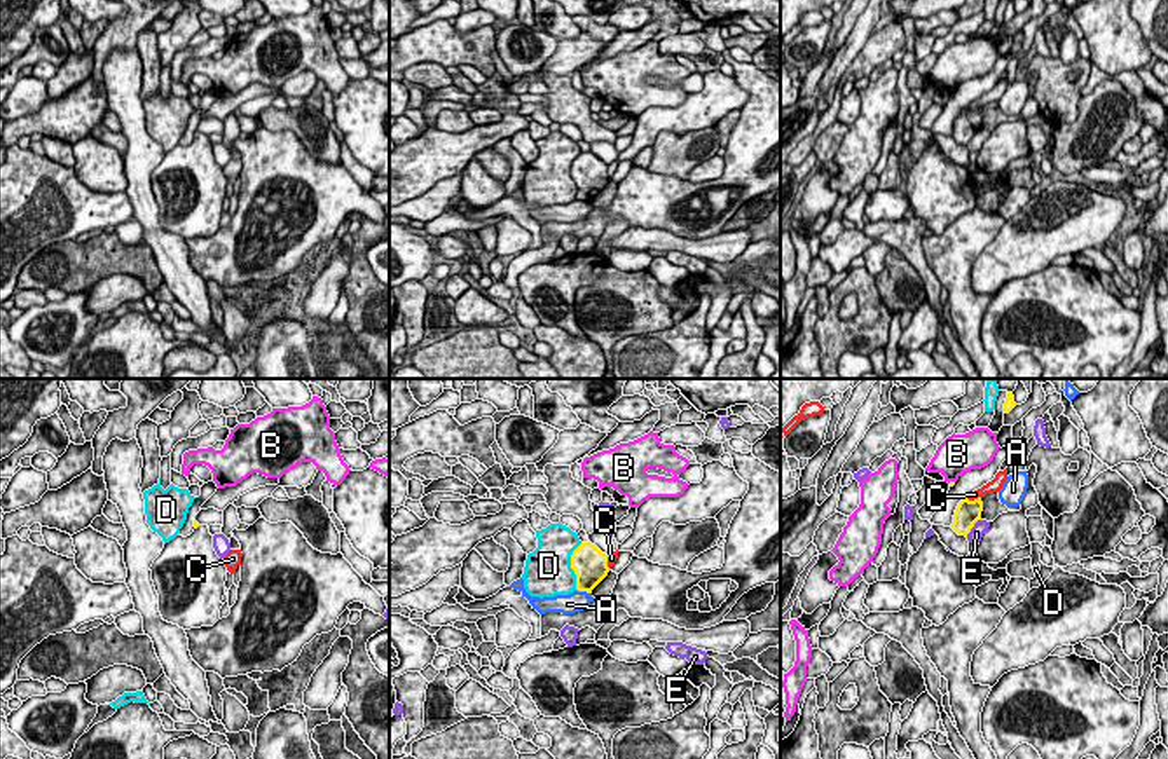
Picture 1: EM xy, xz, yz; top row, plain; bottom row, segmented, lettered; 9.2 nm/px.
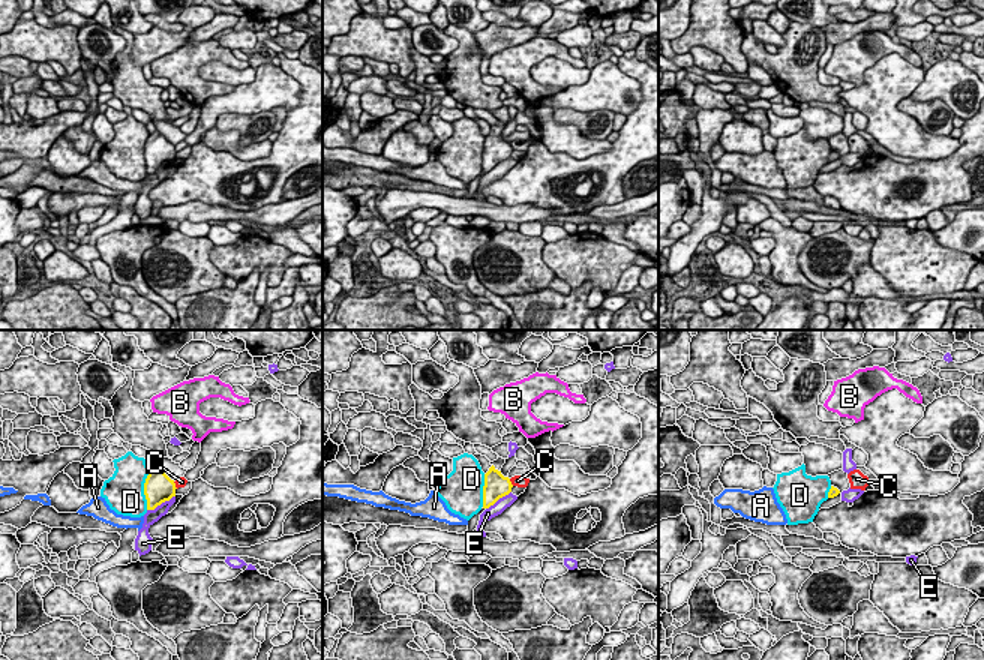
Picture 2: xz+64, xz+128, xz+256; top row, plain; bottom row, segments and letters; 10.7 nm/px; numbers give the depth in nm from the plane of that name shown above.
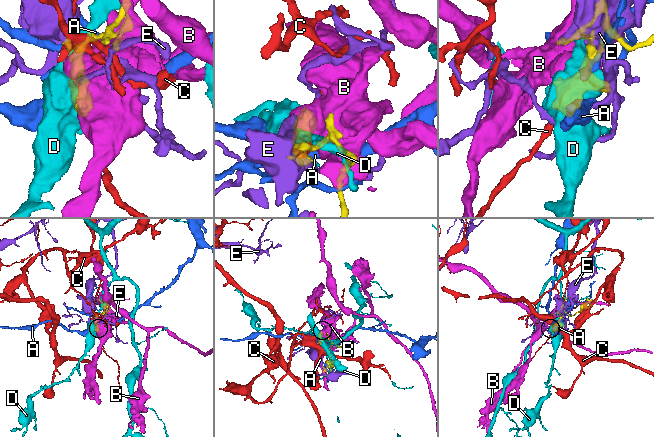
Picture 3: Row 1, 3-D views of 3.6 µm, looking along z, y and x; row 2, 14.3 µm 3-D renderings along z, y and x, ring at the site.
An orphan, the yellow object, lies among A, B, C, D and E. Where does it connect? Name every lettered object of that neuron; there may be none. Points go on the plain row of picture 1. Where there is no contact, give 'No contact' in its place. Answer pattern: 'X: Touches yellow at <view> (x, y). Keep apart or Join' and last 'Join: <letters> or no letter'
A: Touches yellow at xz (584, 199). Keep apart
B: Touches yellow at yz (950, 91). Keep apart
C: Touches yellow at yz (975, 109). Keep apart
D: Touches yellow at xz (571, 175). Keep apart
E: Touches yellow at yz (973, 135). Keep apart
Join: no letter

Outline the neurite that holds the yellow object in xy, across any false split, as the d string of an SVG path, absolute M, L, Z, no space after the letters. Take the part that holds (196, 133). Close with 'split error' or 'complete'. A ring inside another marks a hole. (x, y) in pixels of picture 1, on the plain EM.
M194 129L194 136L190 145L178 143L166 152L150 176L162 229L183 239L213 236L220 229L227 190L208 134Z | split error

